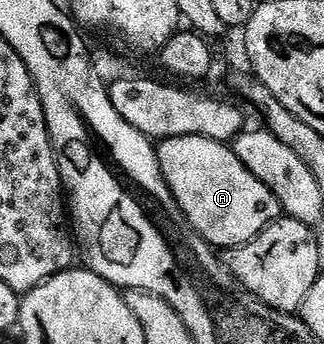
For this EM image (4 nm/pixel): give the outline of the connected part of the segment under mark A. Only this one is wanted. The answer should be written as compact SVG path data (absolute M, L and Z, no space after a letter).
M202 136L165 138L156 146L162 176L184 214L213 248L241 246L258 236L282 211L274 192L238 160L231 145Z

